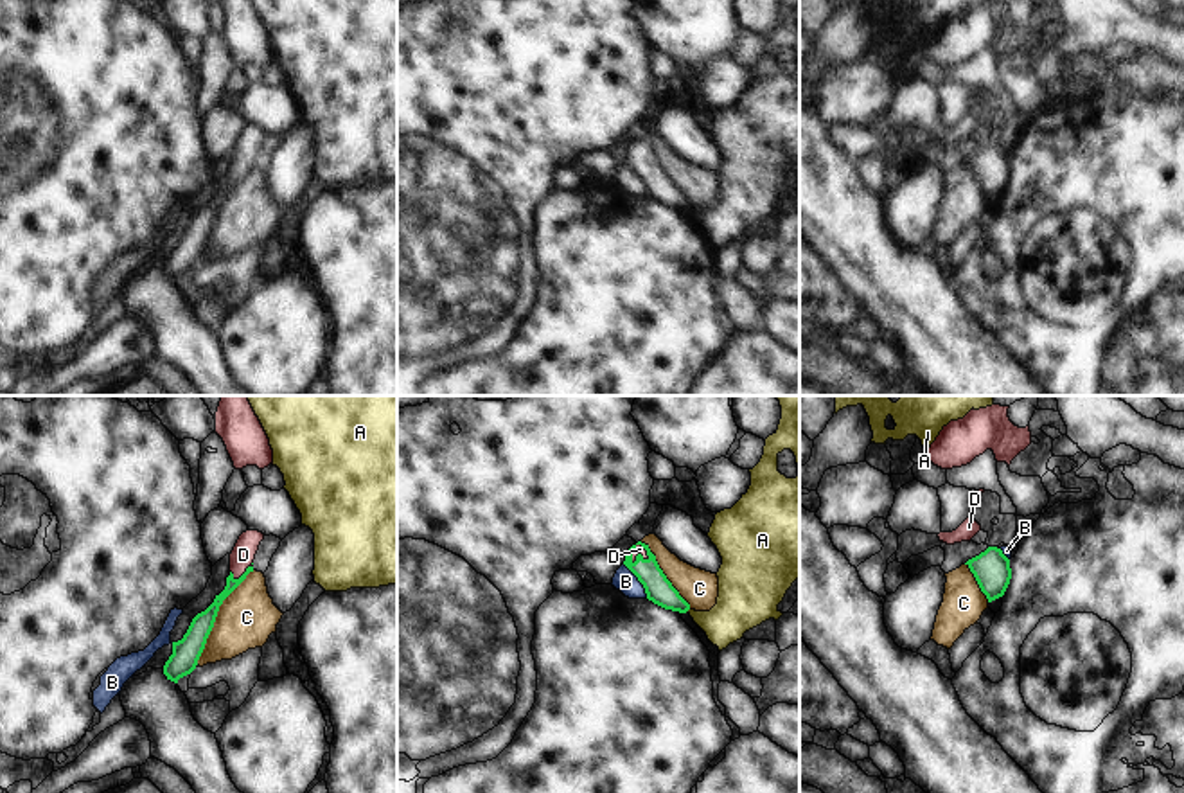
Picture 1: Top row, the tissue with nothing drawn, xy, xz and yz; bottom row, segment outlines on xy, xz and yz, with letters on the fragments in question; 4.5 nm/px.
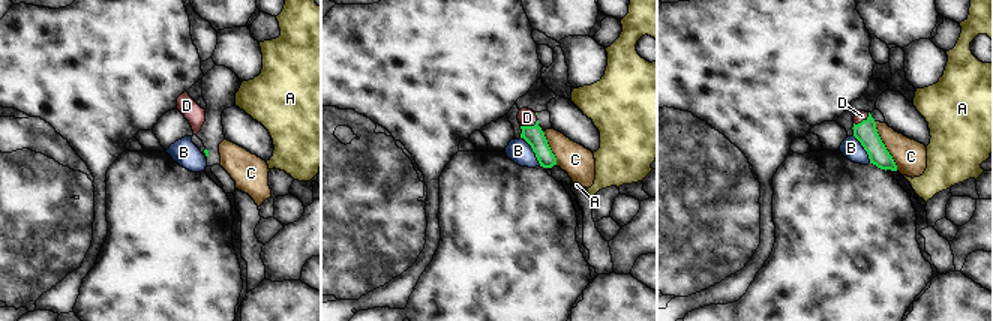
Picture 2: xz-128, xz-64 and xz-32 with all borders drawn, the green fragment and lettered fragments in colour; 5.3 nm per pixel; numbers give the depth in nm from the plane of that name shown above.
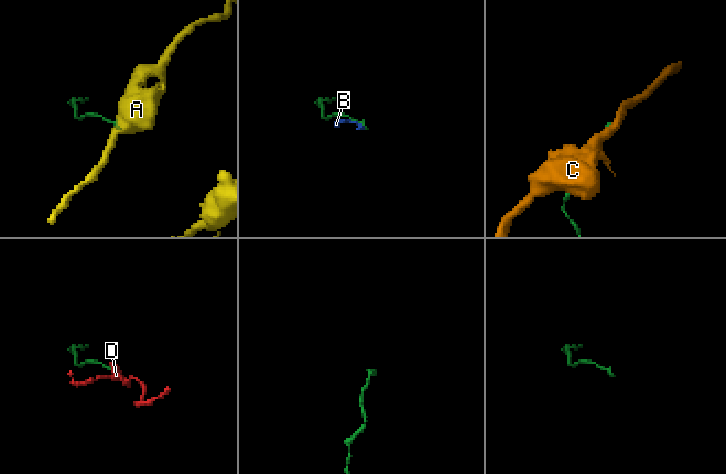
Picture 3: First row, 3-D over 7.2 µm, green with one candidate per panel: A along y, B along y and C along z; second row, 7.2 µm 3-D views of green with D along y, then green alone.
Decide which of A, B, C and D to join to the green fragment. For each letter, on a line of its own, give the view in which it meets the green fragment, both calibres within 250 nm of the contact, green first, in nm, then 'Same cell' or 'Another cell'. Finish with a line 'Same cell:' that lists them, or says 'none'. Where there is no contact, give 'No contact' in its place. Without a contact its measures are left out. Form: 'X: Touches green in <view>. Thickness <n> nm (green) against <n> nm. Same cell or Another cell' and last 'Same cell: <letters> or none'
A: Touches green in xz. Thickness 120 nm (green) against 220 nm. Another cell
B: Touches green in xz. Thickness 120 nm (green) against 100 nm. Another cell
C: Touches green in xy. Thickness 130 nm (green) against 260 nm. Another cell
D: Touches green in xy. Thickness 70 nm (green) against 110 nm. Same cell
Same cell: D.

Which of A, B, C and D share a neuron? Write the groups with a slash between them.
A / B / C / D

